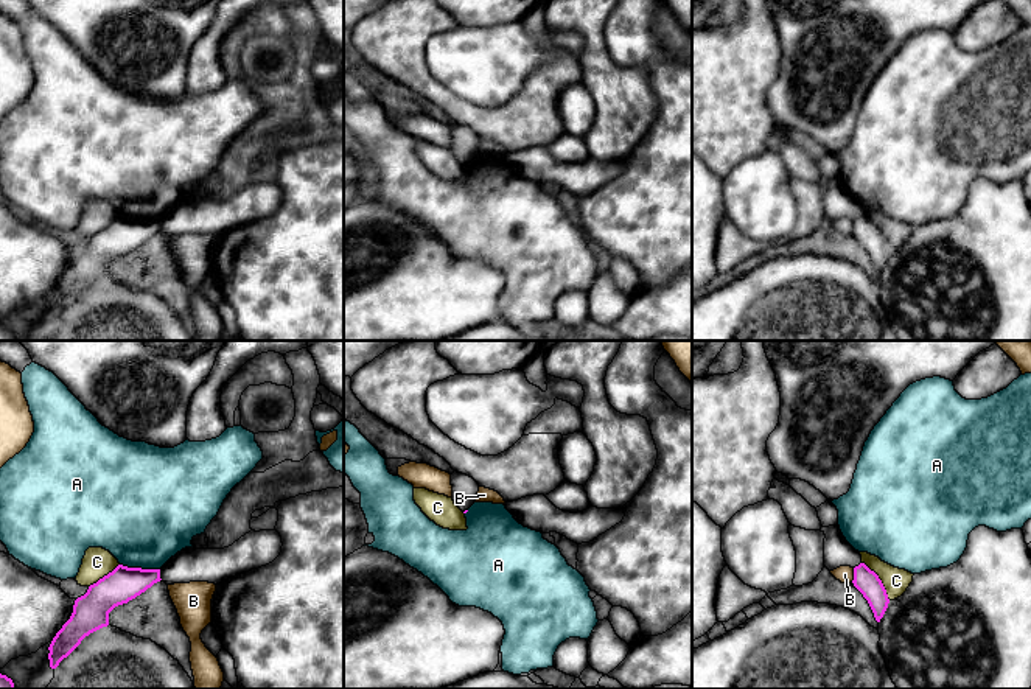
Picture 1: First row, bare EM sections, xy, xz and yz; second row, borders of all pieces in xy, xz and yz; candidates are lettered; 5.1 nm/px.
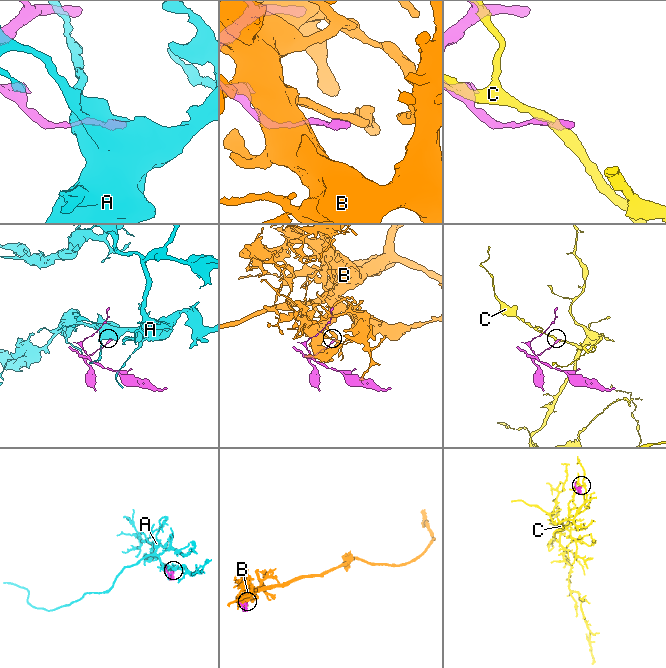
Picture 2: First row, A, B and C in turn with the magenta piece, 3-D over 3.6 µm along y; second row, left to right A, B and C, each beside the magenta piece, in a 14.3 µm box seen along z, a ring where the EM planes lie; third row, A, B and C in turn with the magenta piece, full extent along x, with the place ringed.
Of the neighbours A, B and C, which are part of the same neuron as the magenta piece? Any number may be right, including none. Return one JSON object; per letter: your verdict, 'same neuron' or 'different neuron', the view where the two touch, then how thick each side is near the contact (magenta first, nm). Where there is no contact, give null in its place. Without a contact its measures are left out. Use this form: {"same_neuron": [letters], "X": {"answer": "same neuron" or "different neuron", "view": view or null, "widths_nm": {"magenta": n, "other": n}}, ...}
{"same_neuron": [], "A": {"answer": "different neuron", "view": "xy", "widths_nm": {"magenta": 180, "other": 480}}, "B": {"answer": "different neuron", "view": "yz", "widths_nm": {"magenta": 120, "other": 90}}, "C": {"answer": "different neuron", "view": "yz", "widths_nm": {"magenta": 120, "other": 130}}}

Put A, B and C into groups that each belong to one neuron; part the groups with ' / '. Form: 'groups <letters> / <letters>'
groups A / B / C

